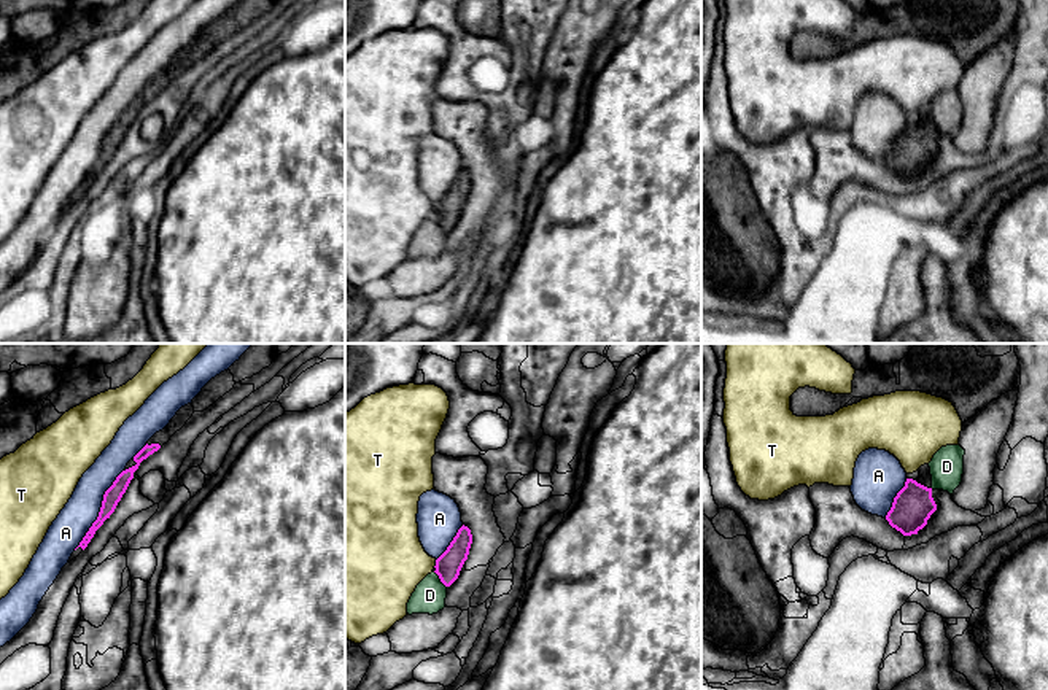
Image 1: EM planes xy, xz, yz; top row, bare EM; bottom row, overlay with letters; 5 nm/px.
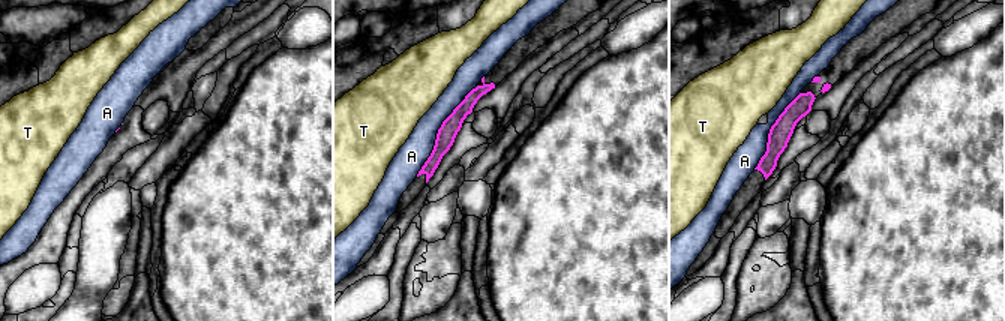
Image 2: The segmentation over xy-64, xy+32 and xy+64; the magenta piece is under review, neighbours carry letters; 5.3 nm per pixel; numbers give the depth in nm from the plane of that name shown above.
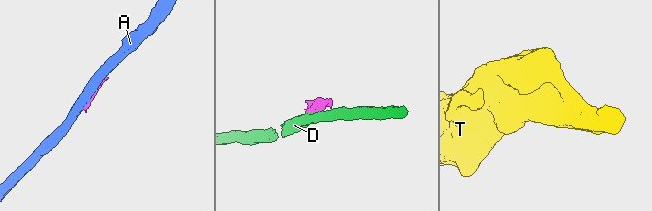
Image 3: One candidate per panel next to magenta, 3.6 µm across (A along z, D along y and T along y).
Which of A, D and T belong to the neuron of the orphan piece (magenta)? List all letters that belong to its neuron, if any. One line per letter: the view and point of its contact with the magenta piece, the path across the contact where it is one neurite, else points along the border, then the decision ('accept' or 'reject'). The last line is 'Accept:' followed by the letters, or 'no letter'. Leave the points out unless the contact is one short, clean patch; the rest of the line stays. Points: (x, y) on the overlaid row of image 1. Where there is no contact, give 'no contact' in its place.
A: contact xy (100, 509); reject
D: contact xz (439, 577); border xz (434, 571), (446, 587); reject
T: contact xz (436, 563); reject
Accept: no letter

